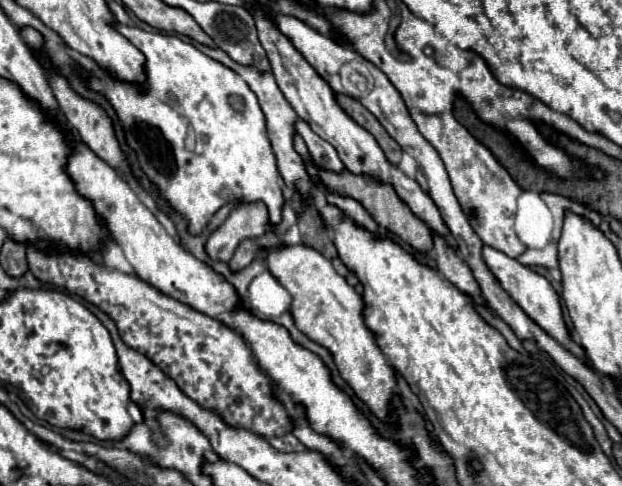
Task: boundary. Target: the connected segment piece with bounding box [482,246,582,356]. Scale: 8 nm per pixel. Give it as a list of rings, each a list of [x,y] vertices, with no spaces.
[[[482,246],[482,258],[486,262],[486,266],[490,268],[490,272],[494,274],[494,278],[500,282],[500,286],[510,294],[510,298],[542,328],[546,330],[554,340],[558,340],[560,344],[568,346],[570,352],[574,352],[576,356],[582,356],[582,348],[578,348],[578,344],[574,344],[570,340],[570,334],[564,326],[564,318],[562,318],[562,308],[560,308],[560,300],[558,300],[558,294],[554,292],[552,284],[536,274],[532,268],[526,268],[524,264],[520,264],[518,260],[506,256],[504,252],[496,250],[496,248],[490,248],[490,246]]]

